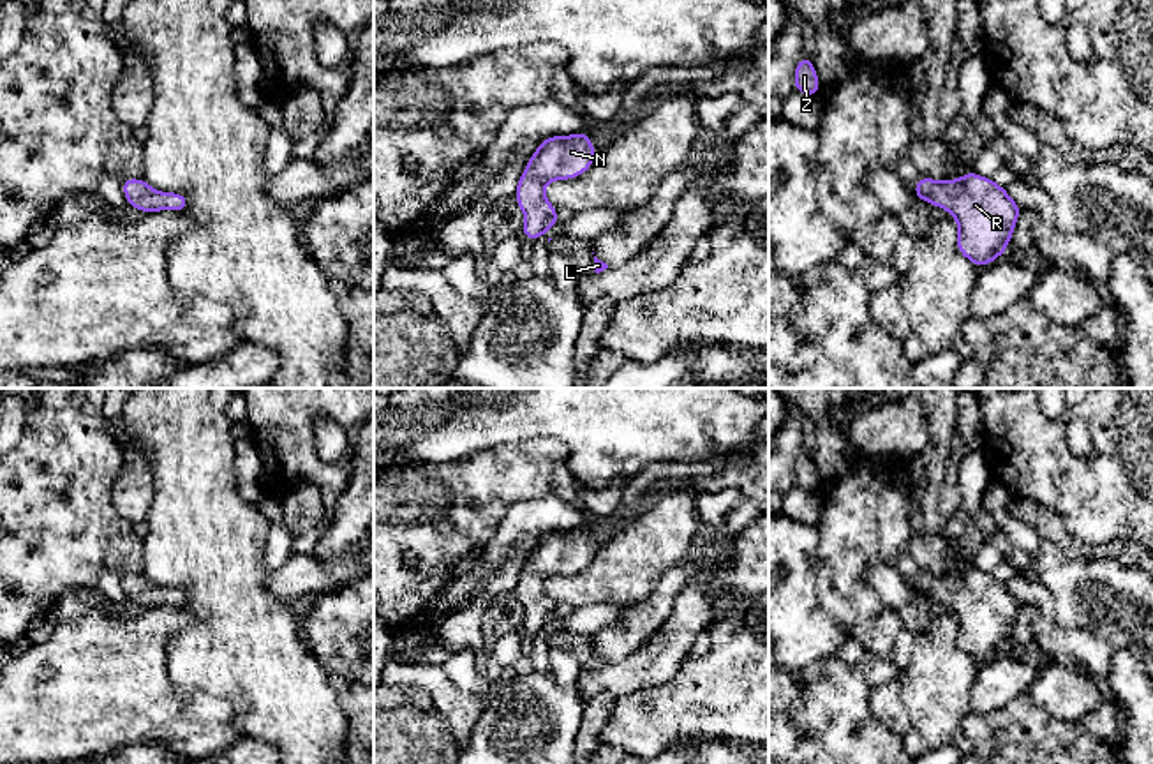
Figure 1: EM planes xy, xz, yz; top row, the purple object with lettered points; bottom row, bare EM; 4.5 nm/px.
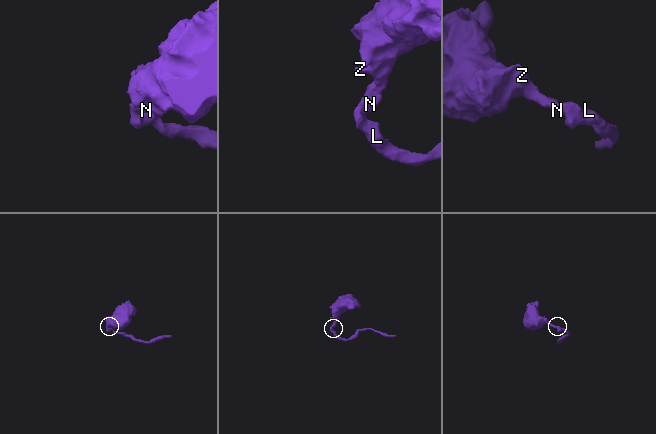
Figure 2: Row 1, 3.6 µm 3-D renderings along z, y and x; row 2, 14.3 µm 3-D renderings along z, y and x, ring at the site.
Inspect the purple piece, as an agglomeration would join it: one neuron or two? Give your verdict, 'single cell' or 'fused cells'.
single cell

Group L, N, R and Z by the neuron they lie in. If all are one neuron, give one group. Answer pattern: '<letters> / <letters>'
L N R Z

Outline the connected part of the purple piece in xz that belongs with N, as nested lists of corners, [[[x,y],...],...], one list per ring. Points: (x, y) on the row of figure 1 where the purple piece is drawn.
[[[589,131],[539,141],[539,148],[532,152],[513,194],[525,213],[522,236],[534,242],[550,226],[562,221],[555,206],[545,198],[545,185],[554,180],[582,176],[592,166],[596,154]]]

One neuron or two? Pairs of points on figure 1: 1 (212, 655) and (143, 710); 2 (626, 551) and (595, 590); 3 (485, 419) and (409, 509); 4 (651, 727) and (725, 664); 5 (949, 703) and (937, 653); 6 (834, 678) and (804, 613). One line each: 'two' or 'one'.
1: two
2: one
3: two
4: one
5: one
6: two

